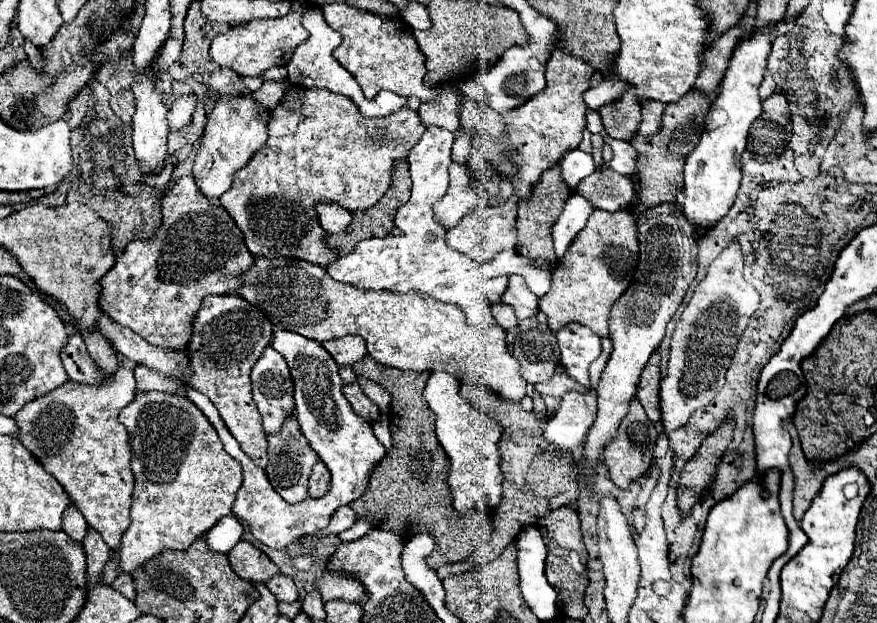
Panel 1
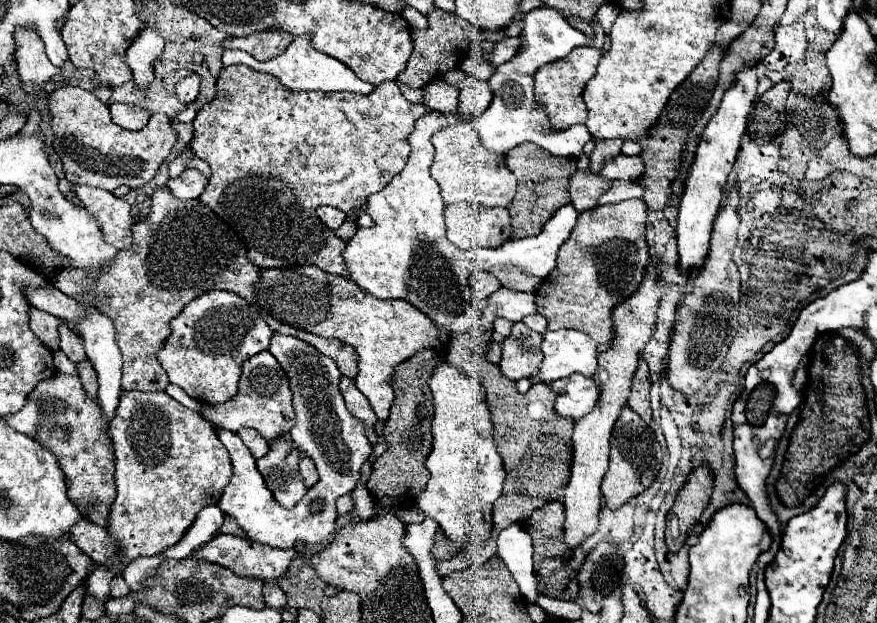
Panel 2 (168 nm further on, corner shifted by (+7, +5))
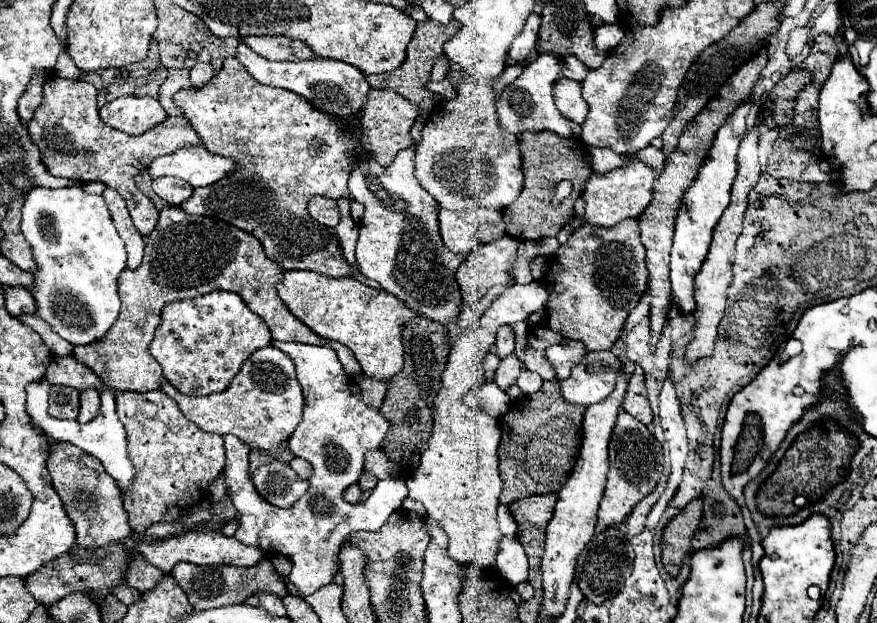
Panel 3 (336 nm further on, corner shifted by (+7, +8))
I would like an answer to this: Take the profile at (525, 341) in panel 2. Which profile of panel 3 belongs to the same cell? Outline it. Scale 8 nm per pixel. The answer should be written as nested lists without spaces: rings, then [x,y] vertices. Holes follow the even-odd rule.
[[[515,353],[507,355],[505,359],[501,359],[497,373],[495,373],[495,383],[499,389],[509,389],[513,383],[517,383],[517,377],[521,373],[521,363],[517,359]]]

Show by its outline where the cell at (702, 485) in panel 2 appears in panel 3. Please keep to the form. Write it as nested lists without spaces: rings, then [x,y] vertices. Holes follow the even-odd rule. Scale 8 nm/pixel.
[[[697,497],[689,501],[689,505],[685,505],[685,509],[665,525],[661,537],[661,551],[663,551],[663,565],[669,575],[679,573],[683,557],[691,549],[691,539],[697,531],[701,515],[703,515],[703,499]]]

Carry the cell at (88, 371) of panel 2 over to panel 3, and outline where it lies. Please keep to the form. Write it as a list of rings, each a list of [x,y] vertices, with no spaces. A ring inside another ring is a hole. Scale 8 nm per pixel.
[[[83,389],[81,393],[81,411],[77,421],[79,423],[87,423],[97,415],[99,409],[99,393],[95,389]]]

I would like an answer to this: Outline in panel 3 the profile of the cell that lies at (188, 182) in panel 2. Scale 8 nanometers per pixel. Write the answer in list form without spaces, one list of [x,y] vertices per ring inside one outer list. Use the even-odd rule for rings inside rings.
[[[157,177],[153,181],[153,191],[167,201],[169,205],[181,205],[183,201],[187,201],[193,193],[191,185],[185,181],[179,181],[177,177]]]

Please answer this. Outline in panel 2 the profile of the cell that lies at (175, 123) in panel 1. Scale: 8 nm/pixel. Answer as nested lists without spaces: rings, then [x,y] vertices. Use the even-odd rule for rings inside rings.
[[[191,74],[187,78],[183,78],[177,86],[175,86],[175,94],[179,96],[179,100],[183,104],[189,104],[197,98],[199,94],[199,84],[201,84],[201,76],[199,74]]]

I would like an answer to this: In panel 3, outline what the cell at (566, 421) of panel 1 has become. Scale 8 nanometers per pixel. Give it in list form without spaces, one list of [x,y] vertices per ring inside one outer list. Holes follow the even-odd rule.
[[[591,351],[571,369],[571,377],[561,381],[561,395],[567,403],[589,407],[603,401],[615,389],[615,375],[621,359],[611,351]]]

